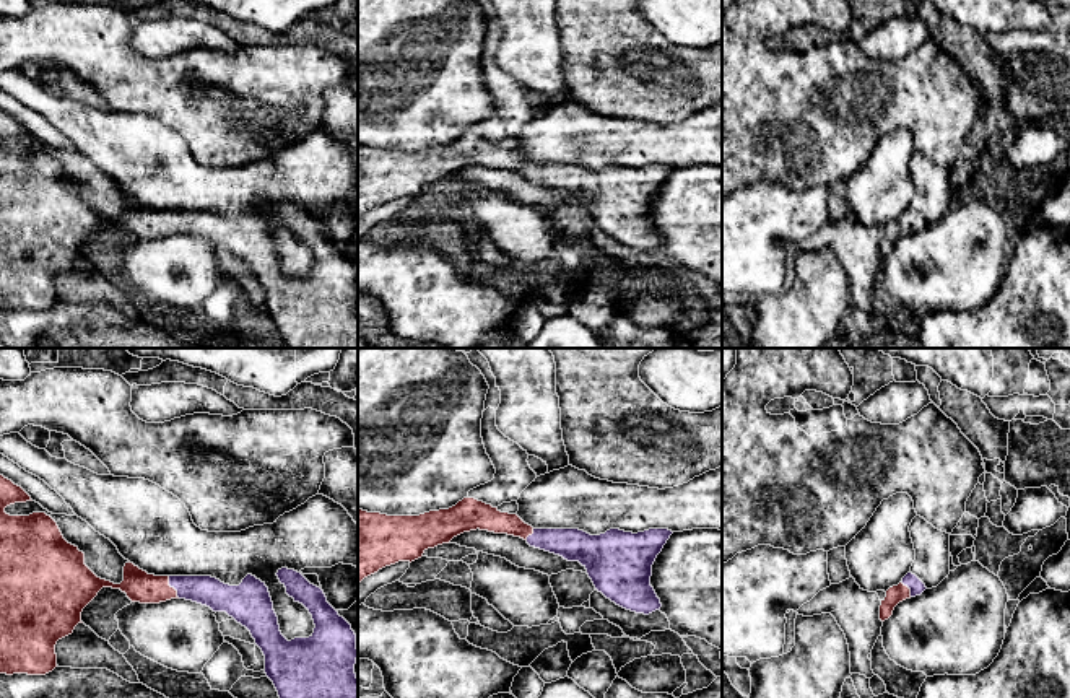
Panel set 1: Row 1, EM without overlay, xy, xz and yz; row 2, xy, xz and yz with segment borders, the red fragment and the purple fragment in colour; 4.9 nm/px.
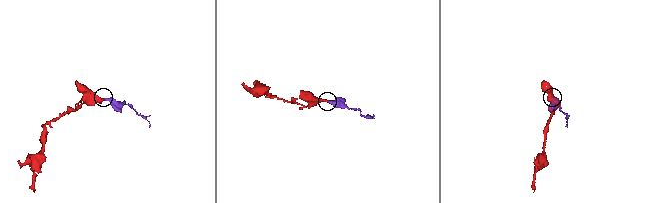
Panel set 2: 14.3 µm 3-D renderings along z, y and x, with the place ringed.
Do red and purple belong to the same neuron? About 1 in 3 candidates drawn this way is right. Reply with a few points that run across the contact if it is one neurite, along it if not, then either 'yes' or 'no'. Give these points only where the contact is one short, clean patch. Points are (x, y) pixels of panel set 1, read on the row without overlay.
line xy (143, 223), (173, 223), (208, 226); yes

